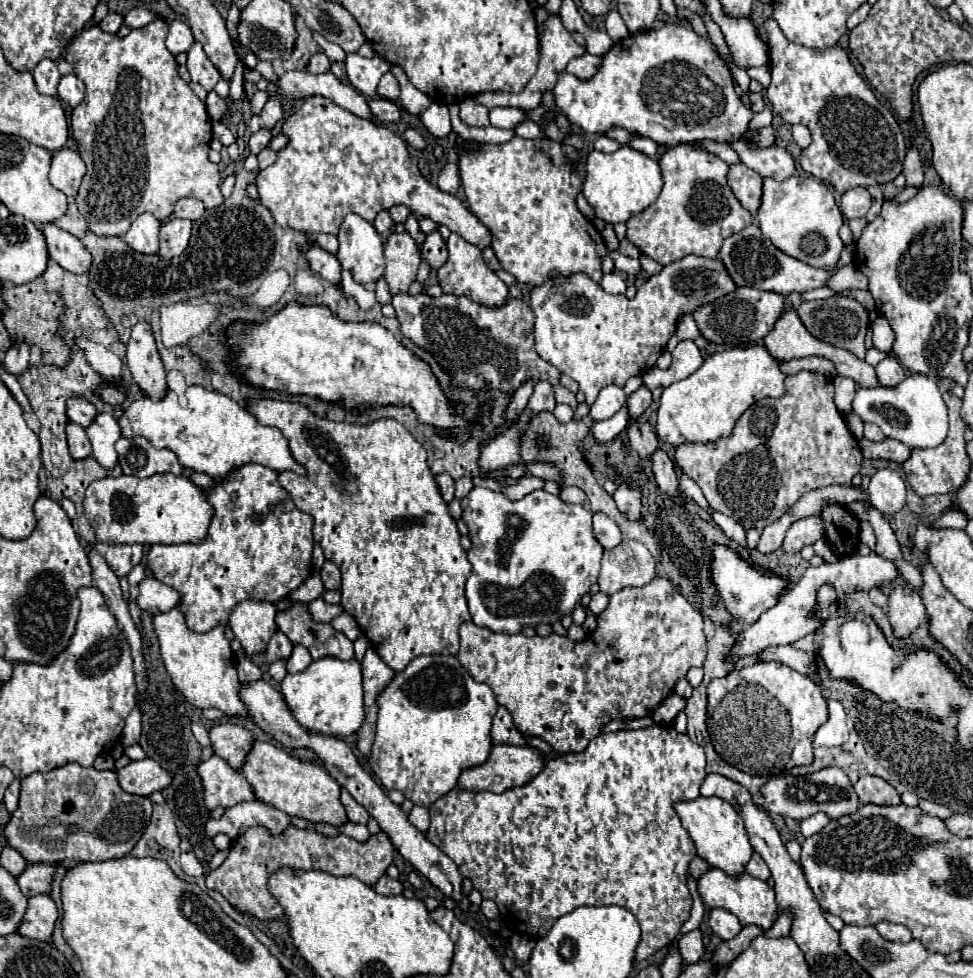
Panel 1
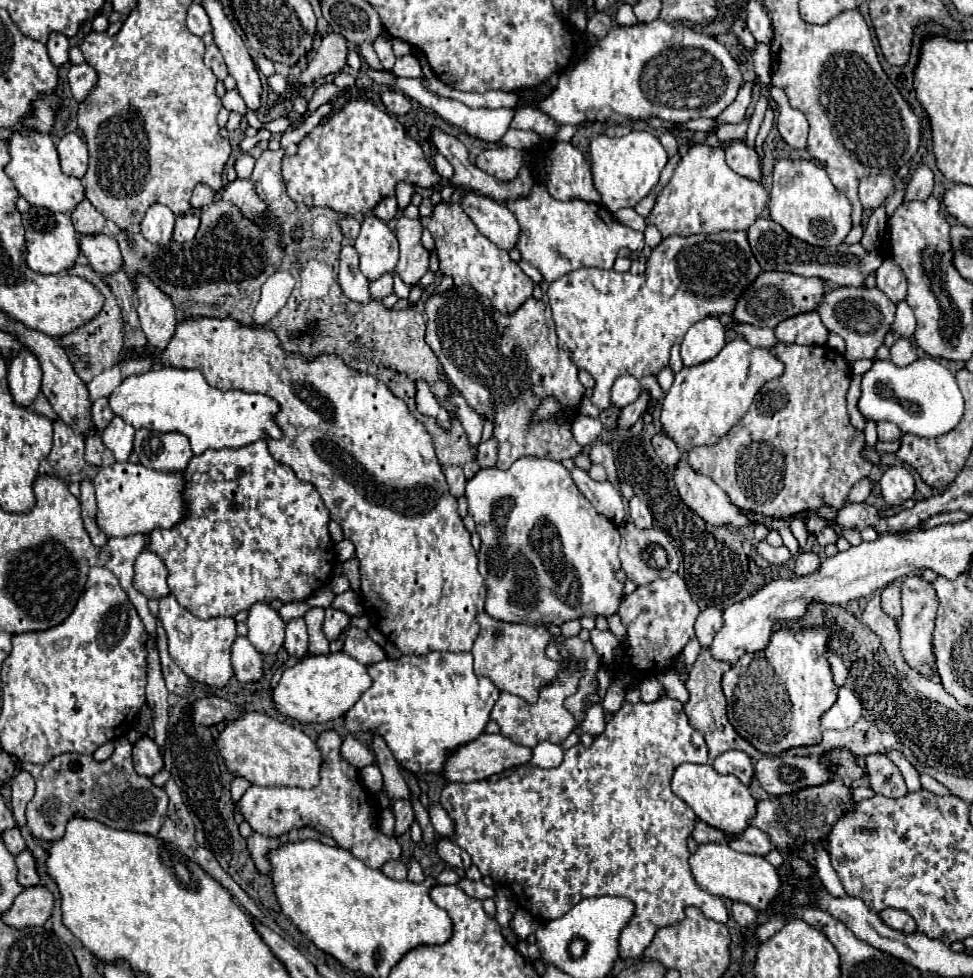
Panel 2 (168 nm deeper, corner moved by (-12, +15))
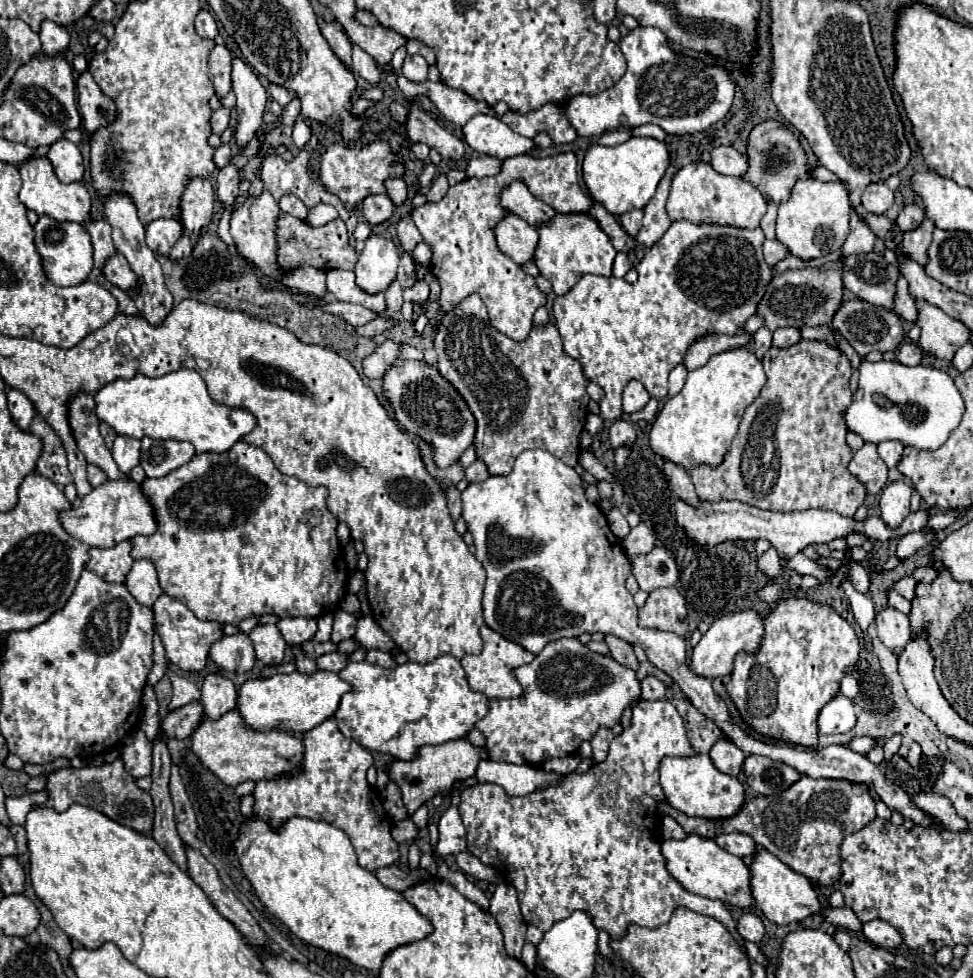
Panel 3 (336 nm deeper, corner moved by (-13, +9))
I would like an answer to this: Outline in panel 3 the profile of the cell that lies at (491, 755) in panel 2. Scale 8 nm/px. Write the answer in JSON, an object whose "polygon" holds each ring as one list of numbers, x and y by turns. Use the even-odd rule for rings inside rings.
{"polygon":[[450,740,438,746,420,746,418,754,412,760,394,760,388,764,388,776,390,780,400,788,402,800,410,814,414,814,428,798,440,792,448,792,456,780,472,778,476,772,476,762,480,758,488,758,488,752,484,748,472,746,468,740]]}

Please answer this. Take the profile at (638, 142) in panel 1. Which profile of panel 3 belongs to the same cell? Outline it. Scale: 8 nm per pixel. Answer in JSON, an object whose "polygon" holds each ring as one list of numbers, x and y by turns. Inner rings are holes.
{"polygon":[[670,164,668,172,664,174,664,178,658,184,656,194,644,206,644,226,638,232,636,240,642,246,646,246,646,248,650,248,652,244,656,244,664,236,664,232,670,228,670,224,672,224,664,206,666,206,666,198,668,198,668,190,670,190,670,182,672,182,674,172,676,172,676,168]]}

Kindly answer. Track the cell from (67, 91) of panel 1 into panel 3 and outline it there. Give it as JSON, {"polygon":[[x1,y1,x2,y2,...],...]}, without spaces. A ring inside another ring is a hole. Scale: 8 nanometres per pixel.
{"polygon":[[90,72,80,74,76,82,76,90,78,90,80,114,88,134,94,134,98,128,104,128,116,120,114,100,100,90,100,86,94,82]]}

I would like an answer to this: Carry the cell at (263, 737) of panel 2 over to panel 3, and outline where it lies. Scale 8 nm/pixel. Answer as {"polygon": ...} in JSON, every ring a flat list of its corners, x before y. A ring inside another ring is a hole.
{"polygon":[[230,710,218,720,204,716,190,736,190,750,200,758,202,766,216,774,224,784,234,788,246,780,258,782,284,774,294,774,298,770,298,764,302,762,304,744,300,742,300,738,288,732,256,732,250,726,244,726,236,710]]}

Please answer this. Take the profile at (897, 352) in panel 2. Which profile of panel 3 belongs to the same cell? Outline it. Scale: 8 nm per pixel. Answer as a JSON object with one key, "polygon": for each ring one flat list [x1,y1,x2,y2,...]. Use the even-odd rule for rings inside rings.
{"polygon":[[906,342,906,344,902,344,898,348,896,360,906,364,906,366,916,366,922,360,922,348,918,344,914,344,914,342]]}

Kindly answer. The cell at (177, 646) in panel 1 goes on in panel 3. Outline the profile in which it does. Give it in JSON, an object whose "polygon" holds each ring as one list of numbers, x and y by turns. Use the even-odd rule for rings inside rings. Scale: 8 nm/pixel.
{"polygon":[[162,594,154,606,154,620,156,620,156,632,164,644,166,650,166,658,180,666,182,670,202,670,206,666,206,658,208,658,208,646,212,642,216,642,216,638,222,638,222,626,216,622,206,622,206,620,198,620,180,600]]}

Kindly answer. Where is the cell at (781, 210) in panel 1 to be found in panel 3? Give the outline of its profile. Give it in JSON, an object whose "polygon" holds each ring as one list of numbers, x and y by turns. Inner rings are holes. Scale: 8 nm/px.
{"polygon":[[816,178,800,180,792,188,790,200,778,206,776,238,798,258,822,258,844,244,850,228,850,200,848,190,840,182,820,182]]}

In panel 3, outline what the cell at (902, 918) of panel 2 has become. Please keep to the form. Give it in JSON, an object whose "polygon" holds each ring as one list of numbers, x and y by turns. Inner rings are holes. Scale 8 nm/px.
{"polygon":[[884,920,866,922,860,932,870,944,880,946,880,948,896,948,896,946,902,944,902,938,900,938,898,930,894,926,890,926,888,922,884,922]]}

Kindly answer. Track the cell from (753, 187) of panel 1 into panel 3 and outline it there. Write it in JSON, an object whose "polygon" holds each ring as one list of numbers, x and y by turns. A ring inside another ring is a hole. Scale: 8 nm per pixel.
{"polygon":[[716,146,710,152,710,166,718,174,742,176,744,170,748,170,748,160,746,156,738,154,732,146]]}

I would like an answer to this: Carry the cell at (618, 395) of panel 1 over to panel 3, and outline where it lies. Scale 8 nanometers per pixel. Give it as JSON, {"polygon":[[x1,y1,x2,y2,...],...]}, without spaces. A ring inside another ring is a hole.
{"polygon":[[632,380,632,382,624,388,624,394,622,394,622,410,624,410,626,414,638,412,638,410,642,410,642,408,648,404,648,400,650,400,648,390,646,390,640,382]]}

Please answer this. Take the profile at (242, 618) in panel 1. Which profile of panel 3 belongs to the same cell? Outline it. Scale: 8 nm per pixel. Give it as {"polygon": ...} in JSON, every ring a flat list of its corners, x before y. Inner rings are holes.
{"polygon":[[274,624,256,626,256,628,250,632,250,638,252,638,252,642,254,642,258,660,264,662,266,666,278,666,278,664,284,660,286,642,284,642,282,634,278,632,278,628,276,628]]}

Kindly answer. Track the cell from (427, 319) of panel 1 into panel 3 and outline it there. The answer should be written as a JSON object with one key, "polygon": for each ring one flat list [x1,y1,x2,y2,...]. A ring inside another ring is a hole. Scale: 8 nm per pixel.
{"polygon":[[468,300,466,304,460,302,456,310,444,314,434,338,434,348,440,358,436,362,440,374,444,374,444,378,456,386,456,390,460,390,476,416,476,458,486,464,490,474,510,474,514,460,522,450,542,448,560,458,564,464,576,466,580,434,584,430,590,400,586,392,590,380,584,376,582,364,562,350,562,338,556,326,534,326,524,342,514,342,506,336,498,336,498,332,488,326,488,318,482,310,484,304,478,302,476,306,474,300]]}

